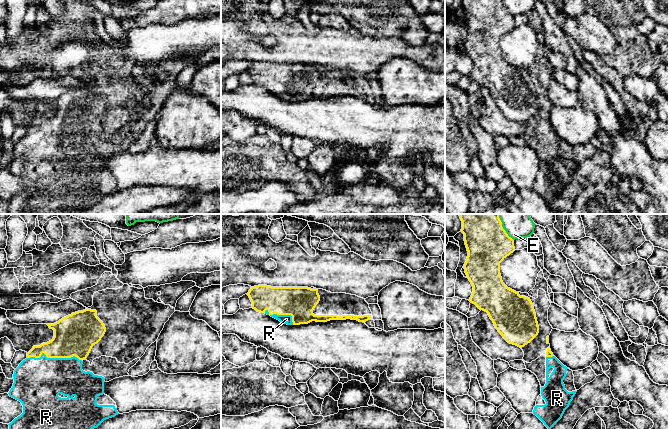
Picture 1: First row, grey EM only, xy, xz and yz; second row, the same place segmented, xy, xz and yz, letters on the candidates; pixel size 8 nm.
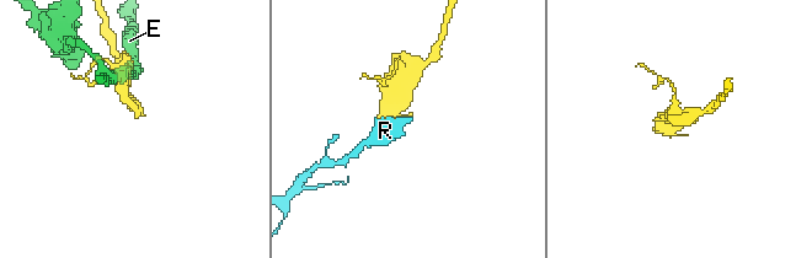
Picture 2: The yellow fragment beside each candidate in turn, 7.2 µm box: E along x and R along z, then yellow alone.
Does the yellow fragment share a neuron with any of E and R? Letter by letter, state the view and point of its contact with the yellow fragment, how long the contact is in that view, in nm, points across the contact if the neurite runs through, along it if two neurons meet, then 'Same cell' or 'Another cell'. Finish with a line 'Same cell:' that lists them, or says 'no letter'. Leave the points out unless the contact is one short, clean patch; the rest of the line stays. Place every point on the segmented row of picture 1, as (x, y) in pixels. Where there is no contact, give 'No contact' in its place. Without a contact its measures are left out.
E: Touches yellow at yz (502, 227). Shared border 240 nm. Another cell
R: Touches yellow at xy (55, 357). Shared border 440 nm. Same cell
Same cell: R

